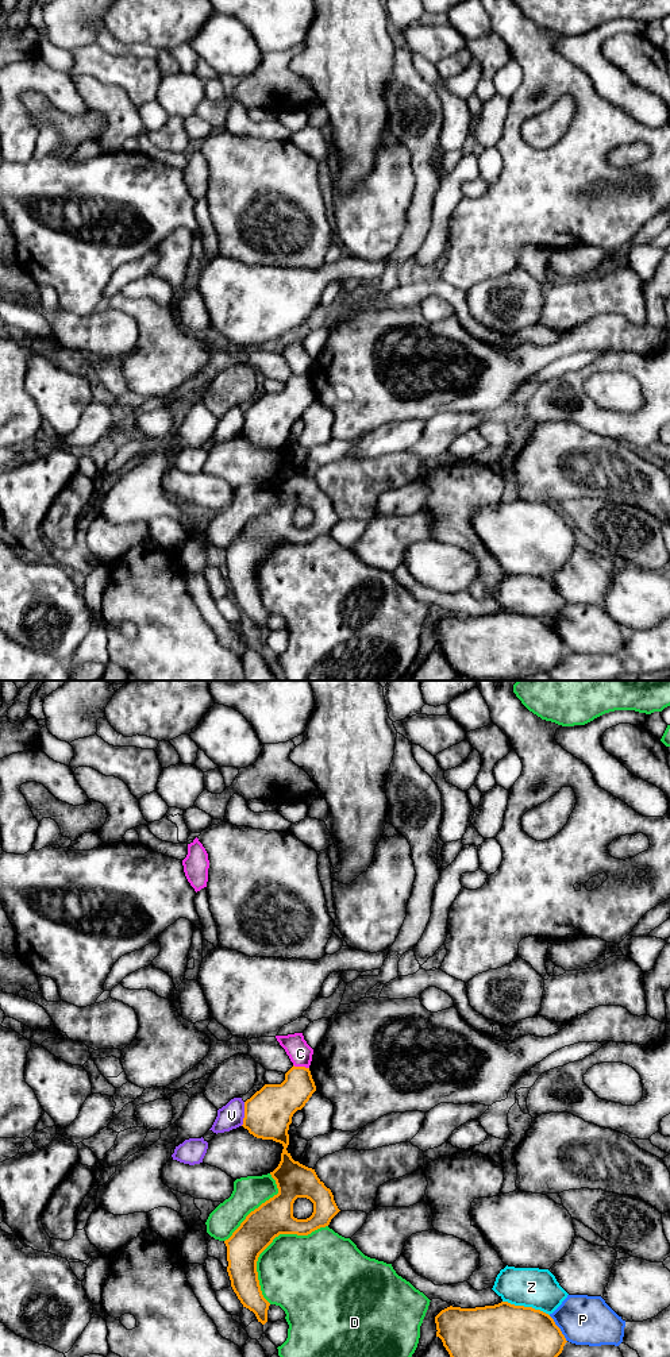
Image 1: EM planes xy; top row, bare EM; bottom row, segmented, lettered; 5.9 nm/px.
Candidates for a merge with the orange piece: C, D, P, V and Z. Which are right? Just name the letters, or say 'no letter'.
no letter

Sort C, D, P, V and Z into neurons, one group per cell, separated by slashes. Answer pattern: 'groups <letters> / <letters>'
groups C / D / P / V / Z

